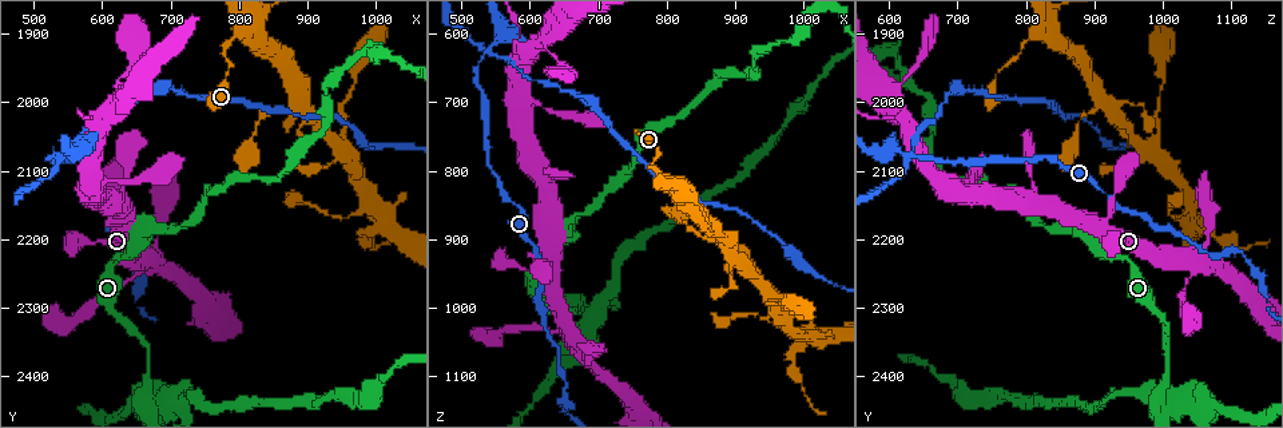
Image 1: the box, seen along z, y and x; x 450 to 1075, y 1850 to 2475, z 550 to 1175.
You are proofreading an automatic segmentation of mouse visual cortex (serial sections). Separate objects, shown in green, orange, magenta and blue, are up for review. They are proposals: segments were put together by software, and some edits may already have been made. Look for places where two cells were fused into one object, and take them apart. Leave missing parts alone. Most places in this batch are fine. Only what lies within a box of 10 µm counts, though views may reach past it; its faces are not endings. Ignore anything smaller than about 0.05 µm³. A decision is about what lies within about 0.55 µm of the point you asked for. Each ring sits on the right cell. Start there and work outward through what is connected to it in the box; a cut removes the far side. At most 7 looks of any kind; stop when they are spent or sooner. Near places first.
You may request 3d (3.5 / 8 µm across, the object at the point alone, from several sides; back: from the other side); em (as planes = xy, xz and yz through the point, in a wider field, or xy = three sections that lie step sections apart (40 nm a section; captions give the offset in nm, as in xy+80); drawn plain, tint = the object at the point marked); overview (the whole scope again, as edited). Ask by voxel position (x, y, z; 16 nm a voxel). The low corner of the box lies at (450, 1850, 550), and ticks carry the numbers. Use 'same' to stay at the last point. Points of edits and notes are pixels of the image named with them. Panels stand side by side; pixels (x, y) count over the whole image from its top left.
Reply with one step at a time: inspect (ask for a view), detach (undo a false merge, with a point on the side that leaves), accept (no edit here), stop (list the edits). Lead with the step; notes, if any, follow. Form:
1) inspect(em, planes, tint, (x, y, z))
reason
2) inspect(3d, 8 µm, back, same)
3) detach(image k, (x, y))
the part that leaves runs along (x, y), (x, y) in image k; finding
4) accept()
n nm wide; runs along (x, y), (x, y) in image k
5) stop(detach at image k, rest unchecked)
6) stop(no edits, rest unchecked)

inspect(3d, 3.5 µm, (990, 1925, 600))
thick turns thin

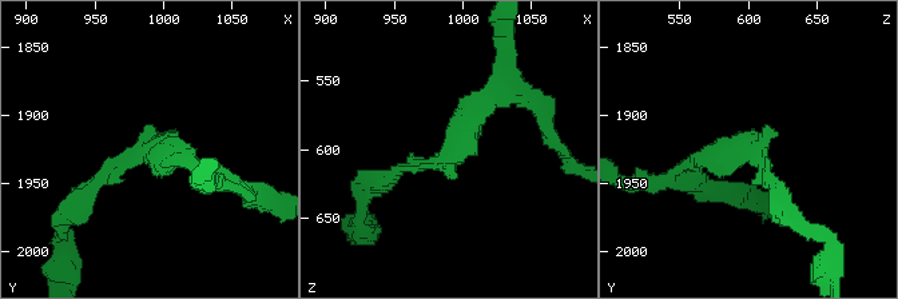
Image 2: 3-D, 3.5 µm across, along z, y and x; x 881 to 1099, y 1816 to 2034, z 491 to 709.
inspect(em, planes, plain, (990, 1928, 600))
arms of 150, 200 nm

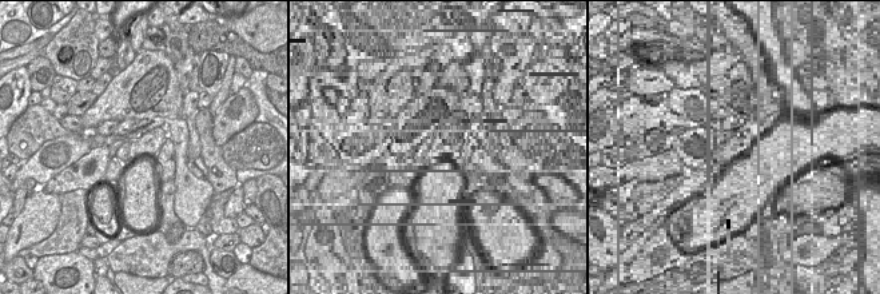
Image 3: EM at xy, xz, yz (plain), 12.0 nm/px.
inspect(em, planes, tint, same)

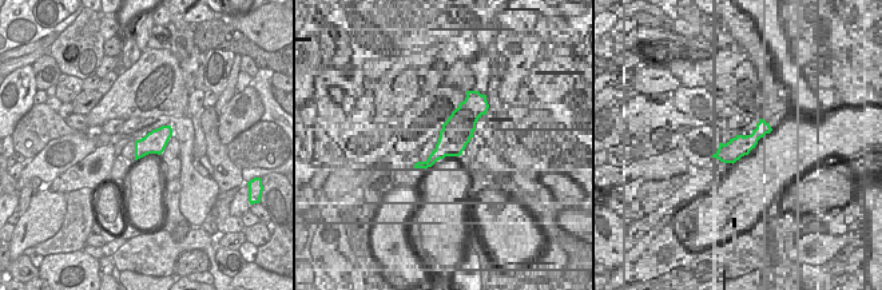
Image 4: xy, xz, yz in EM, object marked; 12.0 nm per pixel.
accept()
runs along (381, 178), (438, 158), (475, 110), (512, 96) in image 2; one cell here

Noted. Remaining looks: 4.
inspect(3d, 3.5 µm, (535, 2080, 625))
thick turns thin

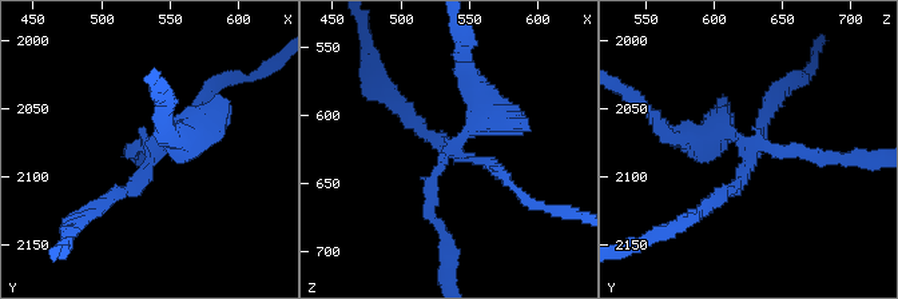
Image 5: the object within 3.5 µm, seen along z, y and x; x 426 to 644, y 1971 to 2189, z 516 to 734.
inspect(em, xy, step 1, tint, (540, 2076, 626))
4 arms; arms of 150, 150, 150, 400 nm

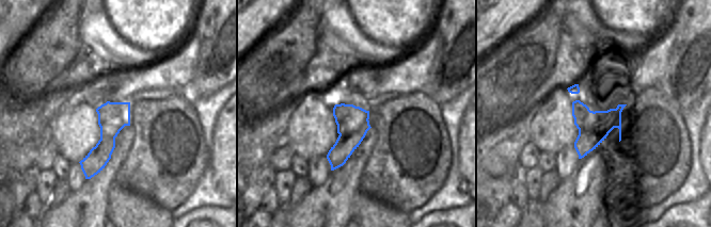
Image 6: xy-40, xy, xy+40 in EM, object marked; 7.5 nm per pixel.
inspect(em, xy, step 5, tint, same)

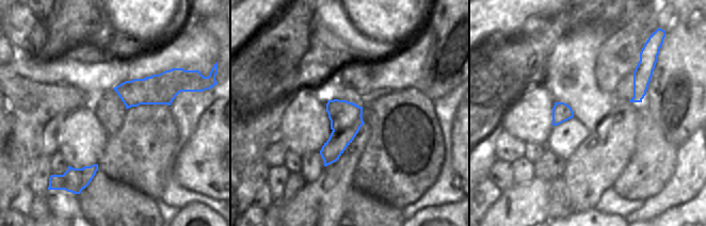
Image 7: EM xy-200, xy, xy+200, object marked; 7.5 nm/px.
detach(image 5, (416, 124))
the part that leaves runs along (461, 154), (552, 208) in image 5; two cells meet here

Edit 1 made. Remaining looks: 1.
stop(detach at image 5, rest unchecked)

